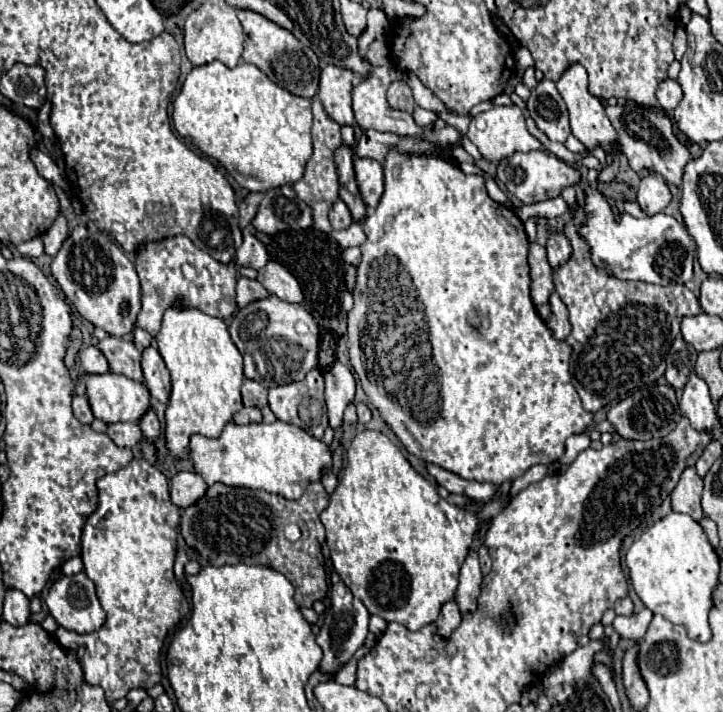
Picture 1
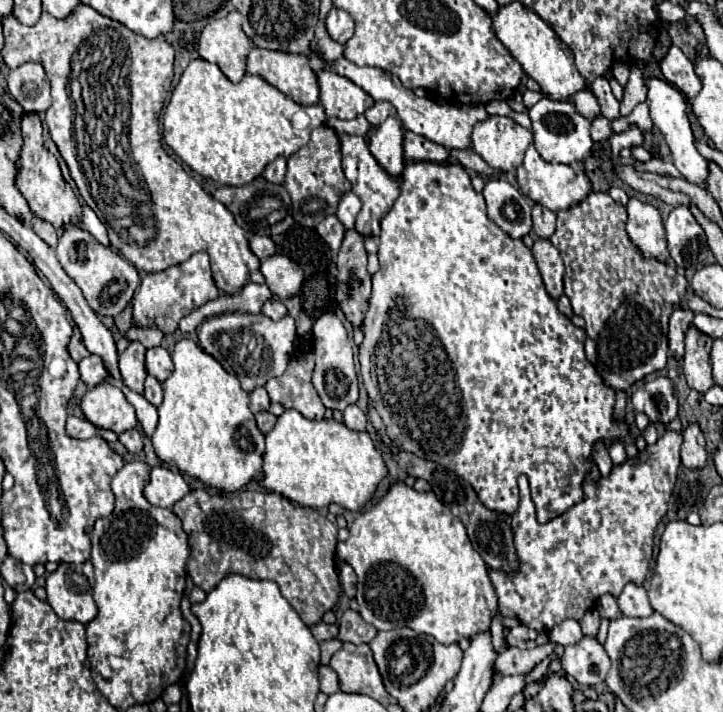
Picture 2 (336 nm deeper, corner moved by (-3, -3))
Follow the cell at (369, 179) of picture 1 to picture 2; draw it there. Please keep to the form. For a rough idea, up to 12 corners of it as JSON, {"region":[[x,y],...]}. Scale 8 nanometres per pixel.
{"region":[[388,116],[370,138],[370,152],[392,176],[404,170],[404,128]]}

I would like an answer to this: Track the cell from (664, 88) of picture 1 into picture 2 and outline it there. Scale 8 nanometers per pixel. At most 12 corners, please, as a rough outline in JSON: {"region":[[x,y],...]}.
{"region":[[670,46],[660,60],[664,78],[688,100],[702,90],[694,64]]}

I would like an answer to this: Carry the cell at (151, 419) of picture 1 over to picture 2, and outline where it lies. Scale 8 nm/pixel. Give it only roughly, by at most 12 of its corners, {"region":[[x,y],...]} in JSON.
{"region":[[140,342],[120,354],[122,380],[130,390],[144,392],[144,352]]}

